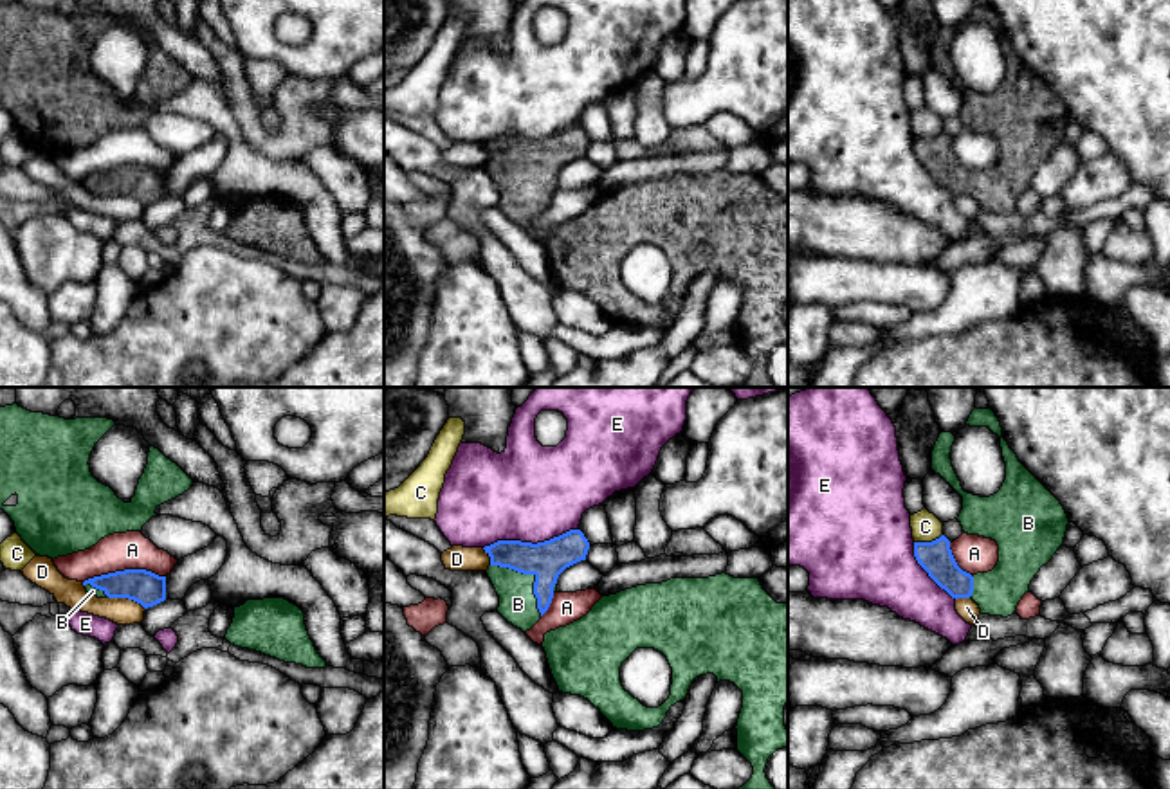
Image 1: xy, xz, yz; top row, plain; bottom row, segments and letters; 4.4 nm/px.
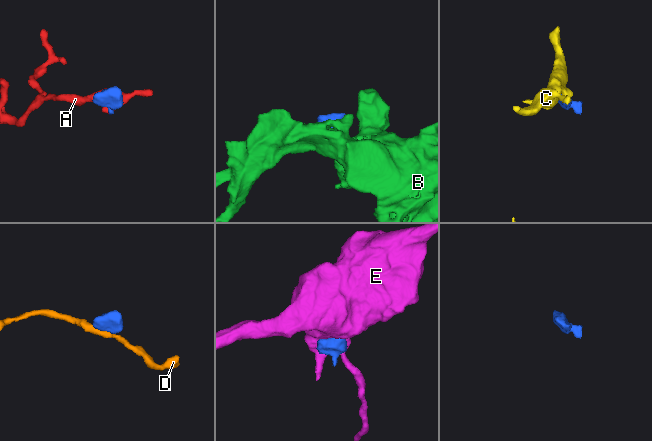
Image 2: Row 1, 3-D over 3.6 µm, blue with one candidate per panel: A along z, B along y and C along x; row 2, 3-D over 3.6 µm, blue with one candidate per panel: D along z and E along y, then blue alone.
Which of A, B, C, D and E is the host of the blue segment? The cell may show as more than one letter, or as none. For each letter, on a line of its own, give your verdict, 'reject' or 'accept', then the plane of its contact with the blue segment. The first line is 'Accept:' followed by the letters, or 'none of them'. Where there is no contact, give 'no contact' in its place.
Accept: B
A: reject; contact in xy
B: accept; contact in xz
C: reject; contact in yz
D: reject; contact in xy
E: reject; contact in xz

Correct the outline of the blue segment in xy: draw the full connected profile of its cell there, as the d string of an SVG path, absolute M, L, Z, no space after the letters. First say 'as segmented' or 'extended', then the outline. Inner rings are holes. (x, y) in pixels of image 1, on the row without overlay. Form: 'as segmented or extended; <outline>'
extended; M124 166L83 178L87 189L97 195L128 195L144 205L166 196L166 173L146 166Z

